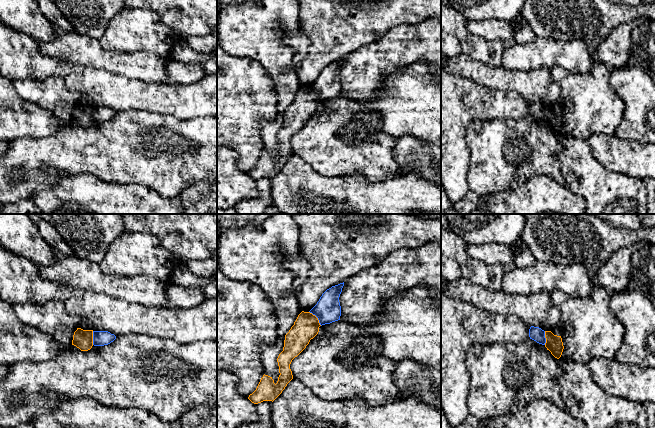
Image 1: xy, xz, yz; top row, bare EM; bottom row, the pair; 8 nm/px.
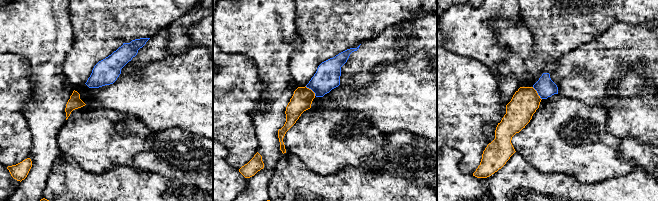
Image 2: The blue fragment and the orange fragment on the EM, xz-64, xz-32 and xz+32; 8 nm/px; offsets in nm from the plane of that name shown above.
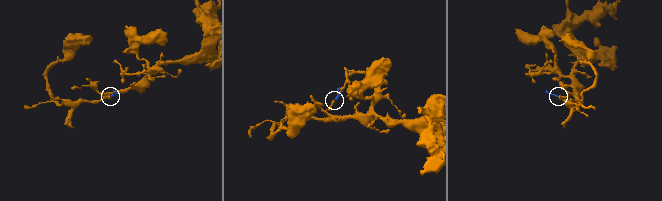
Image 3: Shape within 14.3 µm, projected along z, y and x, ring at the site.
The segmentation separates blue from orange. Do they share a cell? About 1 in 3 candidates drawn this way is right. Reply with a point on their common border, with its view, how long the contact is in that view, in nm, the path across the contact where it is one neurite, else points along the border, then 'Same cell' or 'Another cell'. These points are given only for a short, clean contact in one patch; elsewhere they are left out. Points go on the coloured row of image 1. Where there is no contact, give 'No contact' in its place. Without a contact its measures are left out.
Touches blue at xz (317, 317). Shared border 160 nm. Boundary: xz (309, 311), (317, 318), (321, 325). Another cell

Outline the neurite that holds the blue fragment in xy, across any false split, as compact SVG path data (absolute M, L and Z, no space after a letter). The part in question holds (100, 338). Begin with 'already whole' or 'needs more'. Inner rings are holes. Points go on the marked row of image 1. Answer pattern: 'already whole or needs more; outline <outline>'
already whole; outline M93 331L93 345L104 346L108 345L116 339L114 334L108 331Z

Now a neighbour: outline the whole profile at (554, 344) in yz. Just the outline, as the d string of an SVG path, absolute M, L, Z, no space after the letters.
M545 331L545 338L545 347L555 358L559 359L564 349L561 336L554 335L551 331Z

